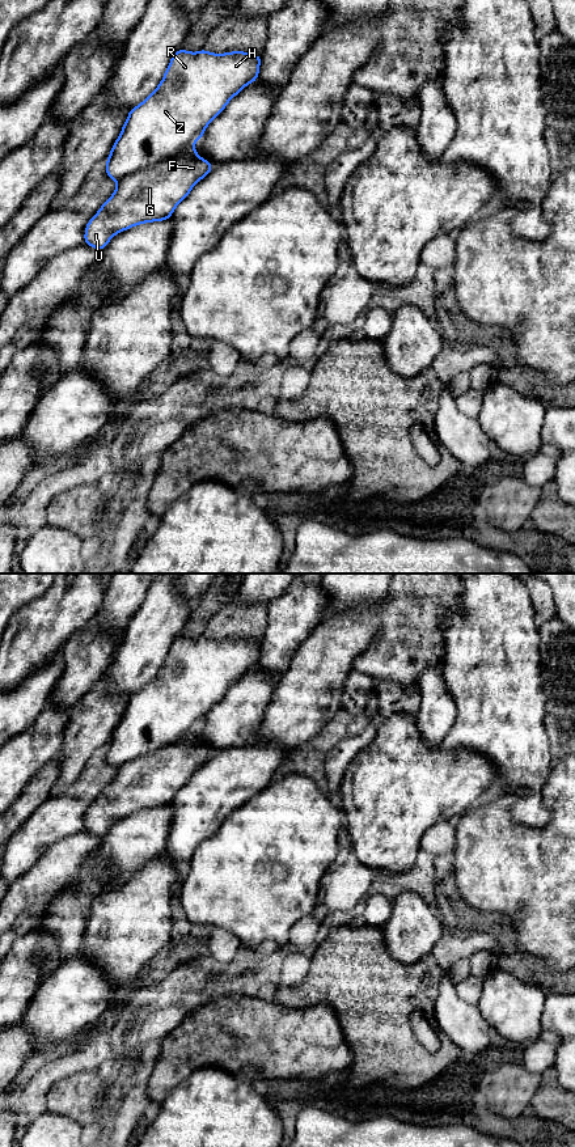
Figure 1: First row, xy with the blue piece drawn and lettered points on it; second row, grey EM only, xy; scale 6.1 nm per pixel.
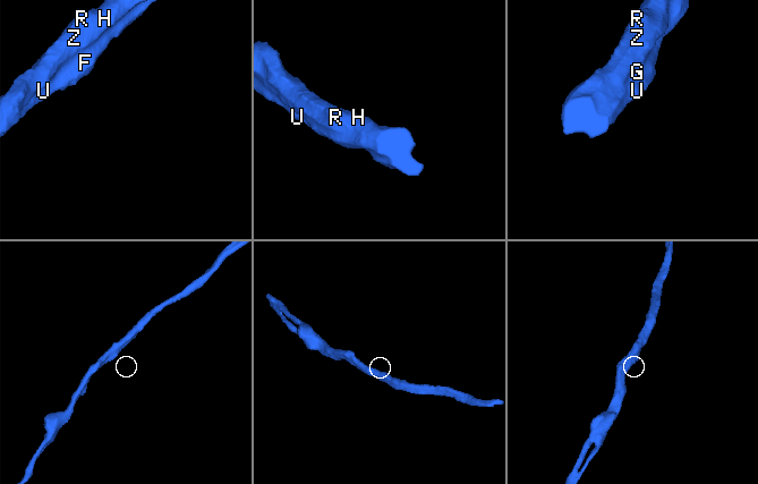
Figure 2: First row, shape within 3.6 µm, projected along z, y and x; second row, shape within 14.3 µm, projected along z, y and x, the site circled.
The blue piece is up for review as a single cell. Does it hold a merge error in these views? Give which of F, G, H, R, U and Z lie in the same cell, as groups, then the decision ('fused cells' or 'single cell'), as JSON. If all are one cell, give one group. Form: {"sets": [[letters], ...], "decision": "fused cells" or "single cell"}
{"sets": [["F", "G", "U"], ["H", "R", "Z"]], "decision": "fused cells"}

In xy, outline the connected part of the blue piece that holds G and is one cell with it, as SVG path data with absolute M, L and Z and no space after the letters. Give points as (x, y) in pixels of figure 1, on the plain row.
M190 732L119 767L113 782L88 808L84 830L103 837L115 821L128 814L170 805L191 775L212 757L212 750L195 736Z

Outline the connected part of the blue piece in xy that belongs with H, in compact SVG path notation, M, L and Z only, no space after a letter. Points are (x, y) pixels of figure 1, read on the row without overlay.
M179 635L158 673L130 697L106 745L106 762L119 769L194 731L228 689L257 668L261 643Z

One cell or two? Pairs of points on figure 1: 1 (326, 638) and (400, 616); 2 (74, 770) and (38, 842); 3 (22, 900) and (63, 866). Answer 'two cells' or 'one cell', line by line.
1: two cells
2: two cells
3: one cell

